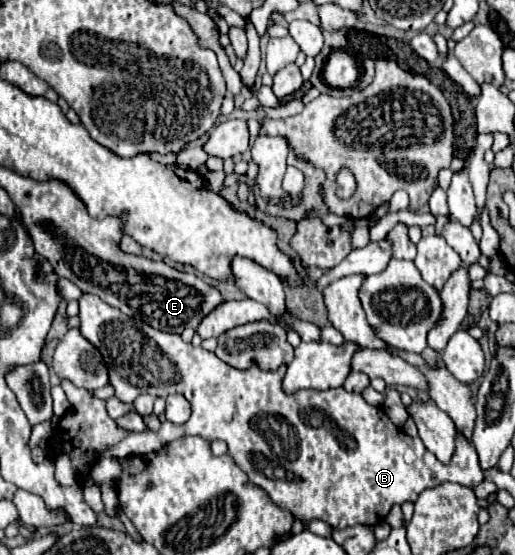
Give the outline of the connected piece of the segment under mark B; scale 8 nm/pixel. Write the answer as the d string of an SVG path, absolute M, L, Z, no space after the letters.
M141 325L141 331L151 337L157 347L175 361L179 383L169 383L173 389L181 385L179 391L187 397L193 407L191 419L183 425L174 425L169 421L161 424L157 433L131 433L115 447L107 449L103 457L133 457L157 451L159 445L169 443L181 435L201 435L207 441L223 439L229 447L229 455L235 463L249 475L249 479L267 491L279 507L299 507L299 521L309 523L313 519L321 519L329 523L333 529L345 529L351 525L375 525L385 519L393 505L403 505L405 501L415 501L419 493L427 487L435 487L439 483L451 481L465 487L475 487L483 481L483 469L477 461L477 451L463 437L457 435L457 451L449 465L437 461L433 453L425 449L419 437L409 437L403 429L395 427L391 419L385 415L381 407L369 405L361 393L347 393L345 389L301 389L293 395L285 395L281 391L281 375L273 371L259 371L251 367L247 371L239 371L227 363L223 363L215 353L205 351L203 347L193 347L185 343L177 333L165 333L153 329L151 325Z

